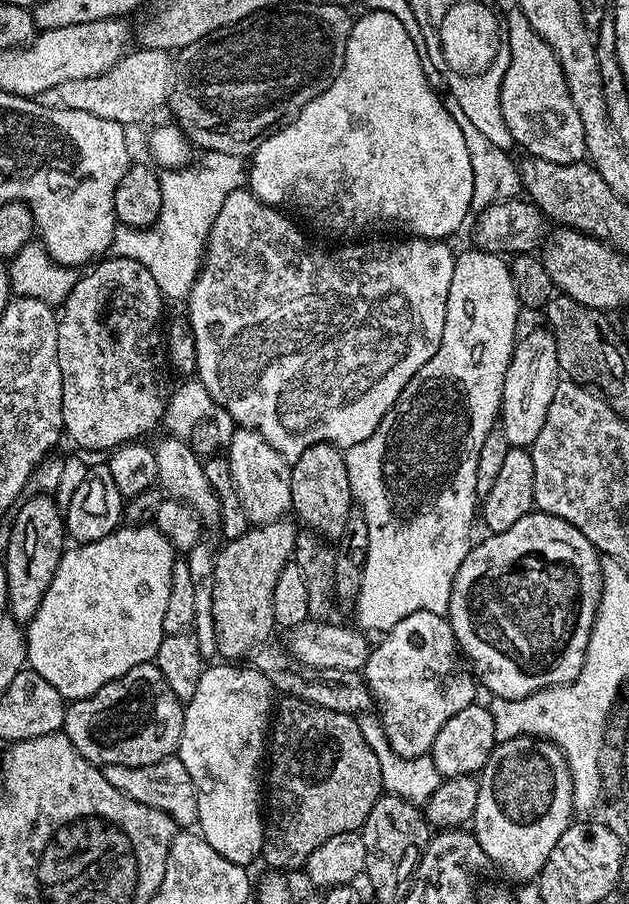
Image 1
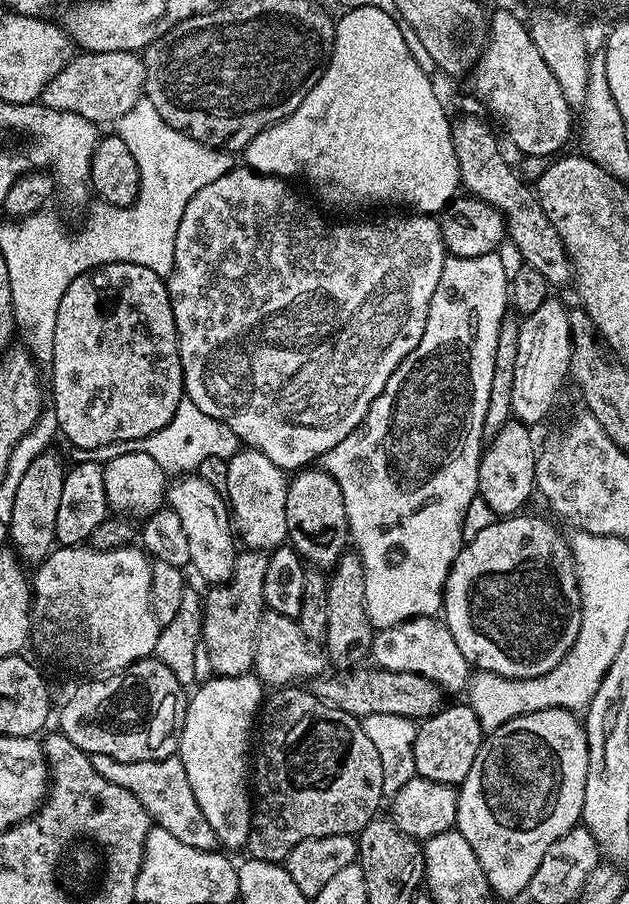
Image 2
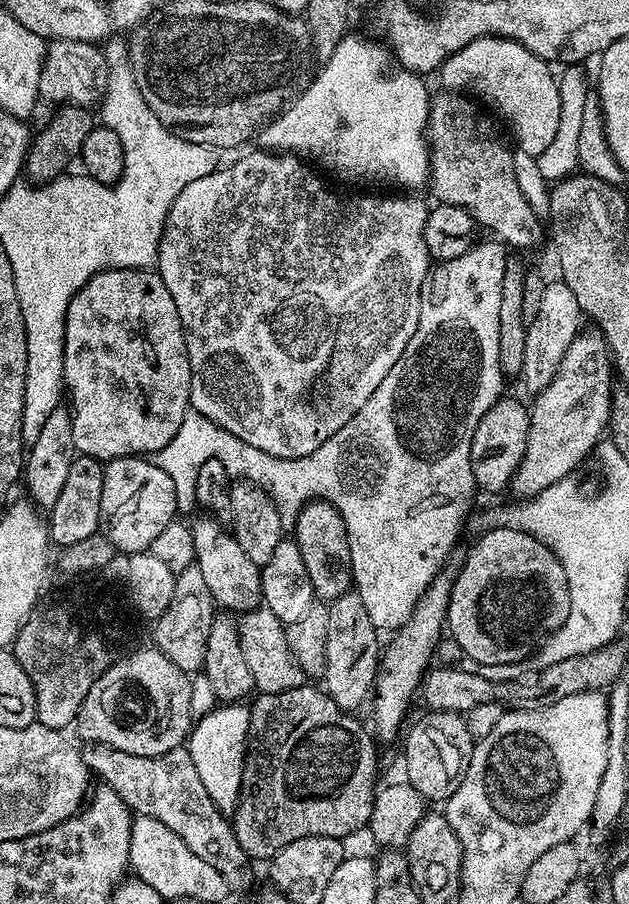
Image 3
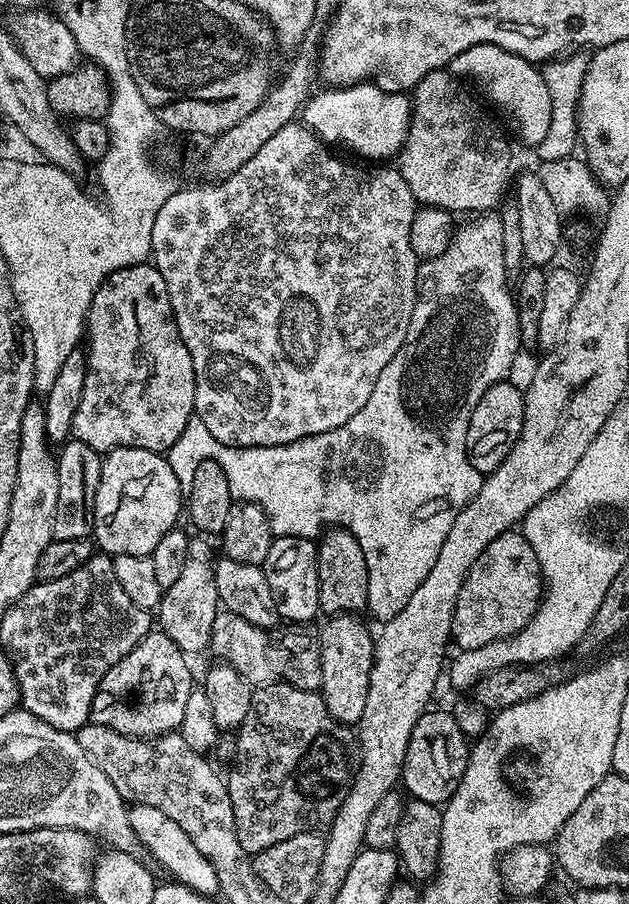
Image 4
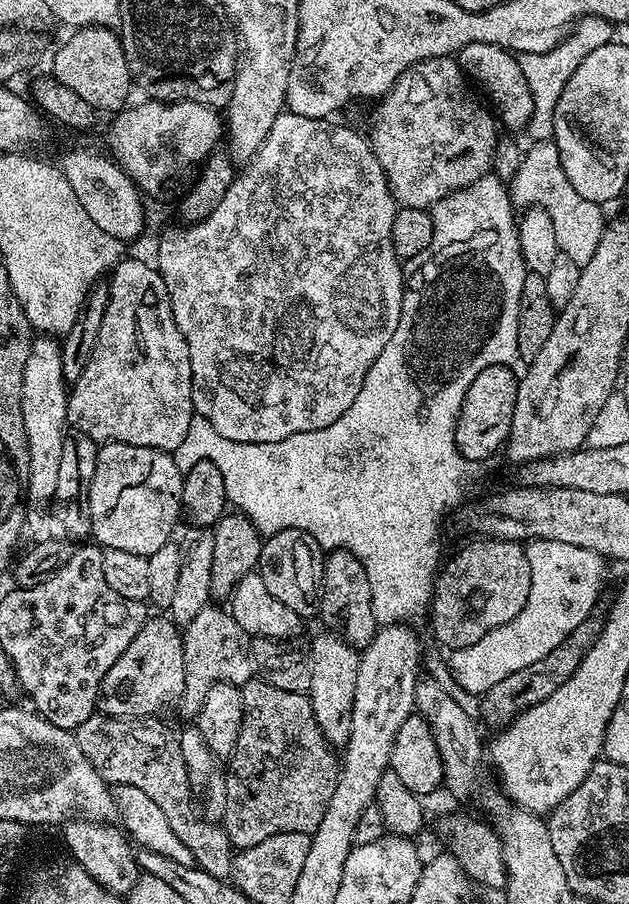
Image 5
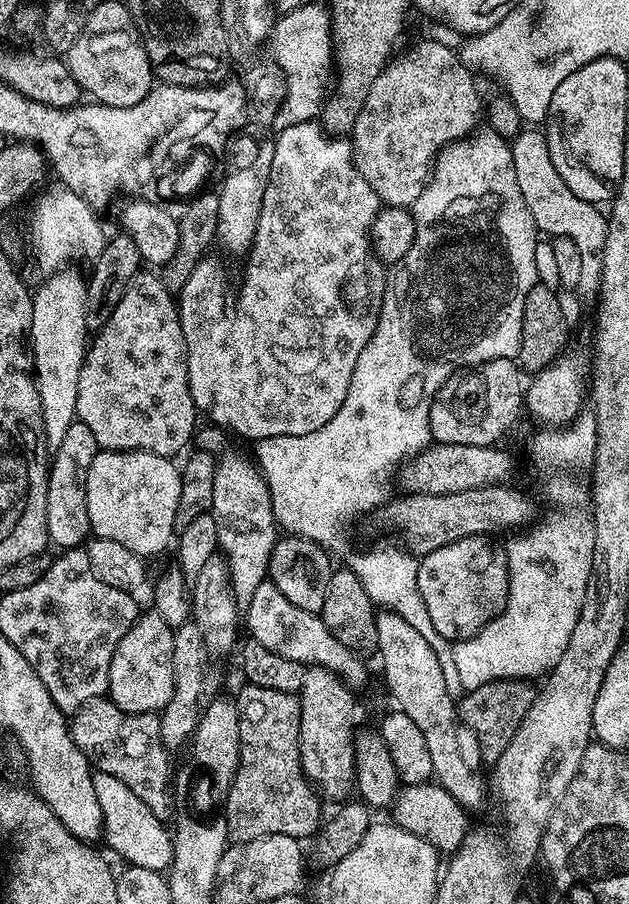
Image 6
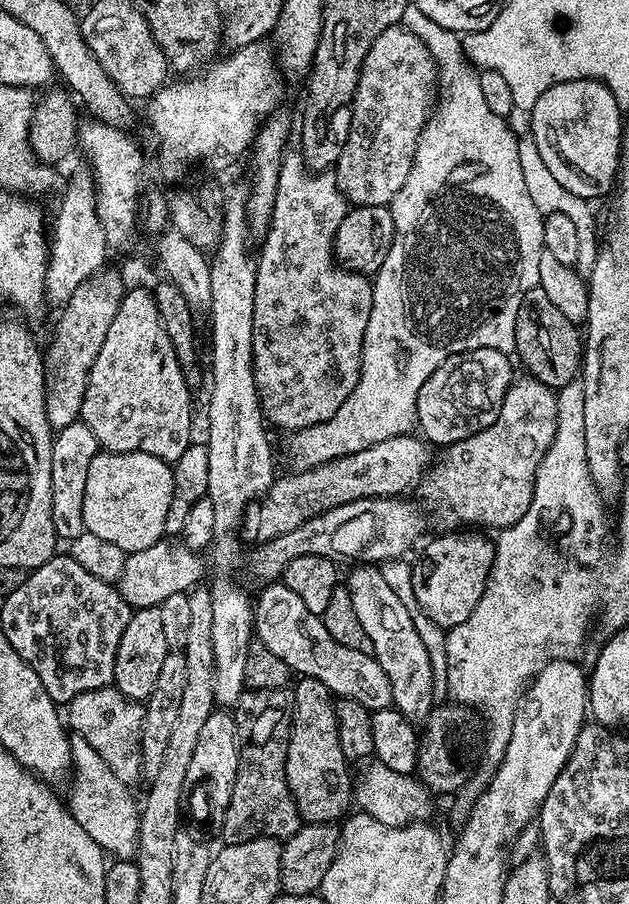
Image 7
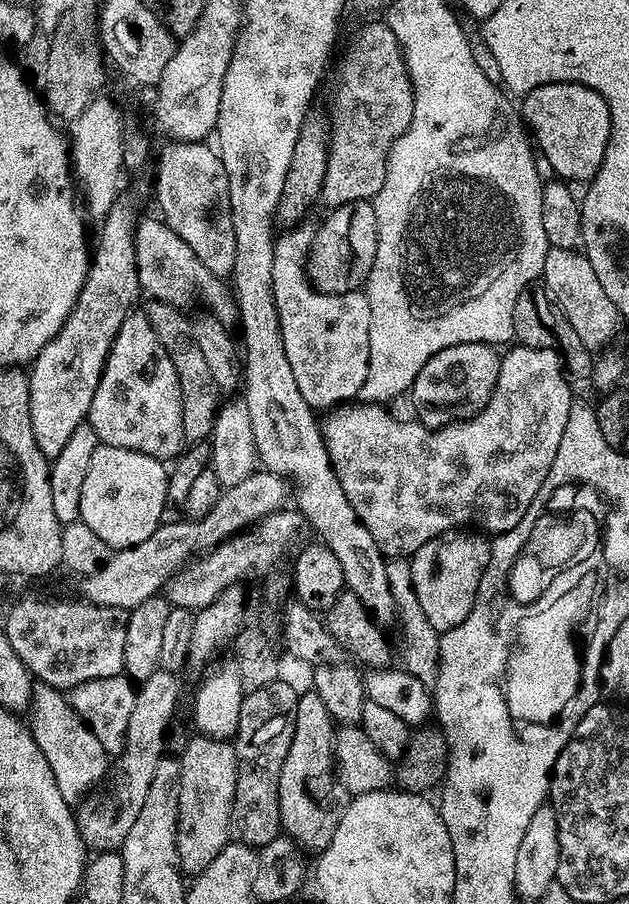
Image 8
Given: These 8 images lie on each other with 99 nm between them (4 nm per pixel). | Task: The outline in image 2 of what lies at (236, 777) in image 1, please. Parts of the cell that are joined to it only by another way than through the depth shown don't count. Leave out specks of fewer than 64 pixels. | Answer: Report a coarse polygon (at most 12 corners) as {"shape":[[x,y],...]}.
{"shape":[[214,675],[178,755],[225,849],[248,843],[256,675]]}

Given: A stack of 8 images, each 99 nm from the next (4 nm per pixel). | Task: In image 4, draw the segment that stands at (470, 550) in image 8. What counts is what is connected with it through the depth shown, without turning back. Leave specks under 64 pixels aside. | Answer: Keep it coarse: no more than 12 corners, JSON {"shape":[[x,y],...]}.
{"shape":[[504,532],[470,566],[457,649],[518,634],[544,599],[538,558]]}

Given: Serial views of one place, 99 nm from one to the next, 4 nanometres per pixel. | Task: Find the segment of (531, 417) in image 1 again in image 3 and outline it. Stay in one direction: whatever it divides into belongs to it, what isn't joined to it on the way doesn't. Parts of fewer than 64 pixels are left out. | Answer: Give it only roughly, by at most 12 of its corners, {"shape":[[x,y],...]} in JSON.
{"shape":[[545,283],[527,325],[522,379],[532,394],[554,378],[582,331],[578,298]]}

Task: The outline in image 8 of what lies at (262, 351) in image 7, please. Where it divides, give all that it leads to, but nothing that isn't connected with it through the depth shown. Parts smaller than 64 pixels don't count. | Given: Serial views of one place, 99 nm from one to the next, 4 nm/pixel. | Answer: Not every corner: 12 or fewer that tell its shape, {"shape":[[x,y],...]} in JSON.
{"shape":[[313,225],[275,237],[282,346],[314,410],[355,401],[370,302],[312,287]]}

